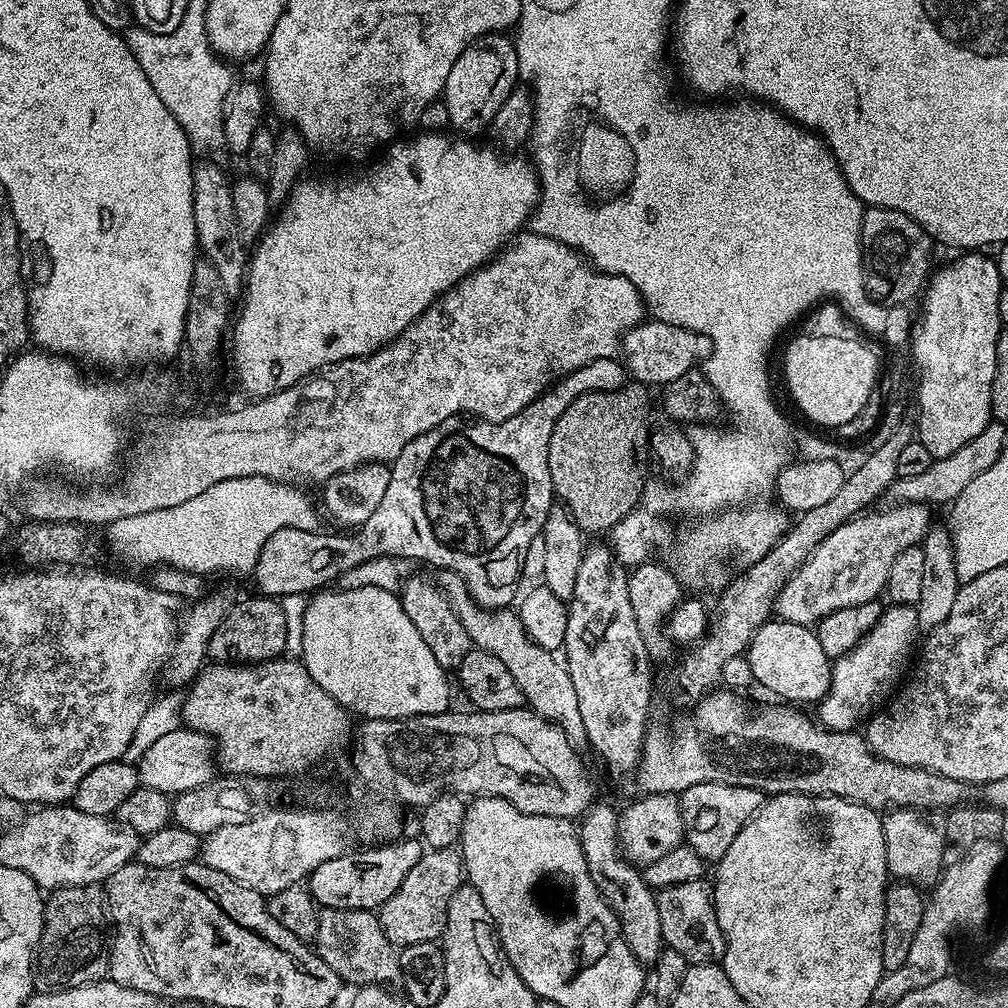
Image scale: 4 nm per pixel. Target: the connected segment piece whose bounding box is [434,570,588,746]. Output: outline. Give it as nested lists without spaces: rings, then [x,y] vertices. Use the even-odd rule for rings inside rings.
[[[440,570],[435,575],[436,587],[448,595],[450,606],[454,614],[458,614],[462,626],[466,626],[466,634],[472,639],[473,645],[481,648],[483,652],[494,654],[494,658],[499,658],[506,665],[506,670],[514,674],[514,680],[524,694],[527,707],[537,712],[543,720],[557,724],[573,745],[587,745],[582,714],[578,710],[578,698],[574,695],[574,682],[570,682],[567,667],[557,657],[556,661],[552,657],[555,655],[549,649],[538,646],[531,640],[515,611],[485,610],[473,598],[468,590],[468,583],[458,573]]]

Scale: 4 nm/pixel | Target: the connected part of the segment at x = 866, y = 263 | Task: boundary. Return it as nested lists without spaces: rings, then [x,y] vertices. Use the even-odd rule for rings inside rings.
[[[865,207],[862,218],[862,230],[860,231],[860,265],[864,268],[864,289],[877,304],[893,306],[892,304],[904,304],[912,295],[919,293],[925,287],[930,276],[928,263],[932,260],[932,248],[934,241],[918,222],[911,220],[906,214],[902,214],[893,208]]]

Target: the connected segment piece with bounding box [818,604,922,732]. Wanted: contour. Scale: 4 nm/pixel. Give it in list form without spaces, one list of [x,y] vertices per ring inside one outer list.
[[[892,604],[885,607],[874,627],[846,654],[835,657],[830,688],[818,704],[819,723],[835,732],[859,729],[897,691],[898,685],[905,679],[913,663],[921,632],[918,614],[913,605]]]

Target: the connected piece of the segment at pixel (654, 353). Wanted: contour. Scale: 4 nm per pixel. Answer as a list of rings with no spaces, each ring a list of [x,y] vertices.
[[[650,318],[630,329],[621,340],[621,355],[625,369],[631,377],[645,387],[654,388],[676,381],[708,360],[712,343],[705,335]]]

